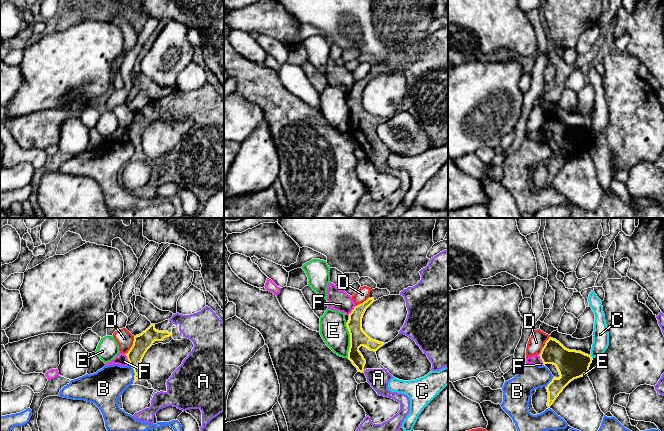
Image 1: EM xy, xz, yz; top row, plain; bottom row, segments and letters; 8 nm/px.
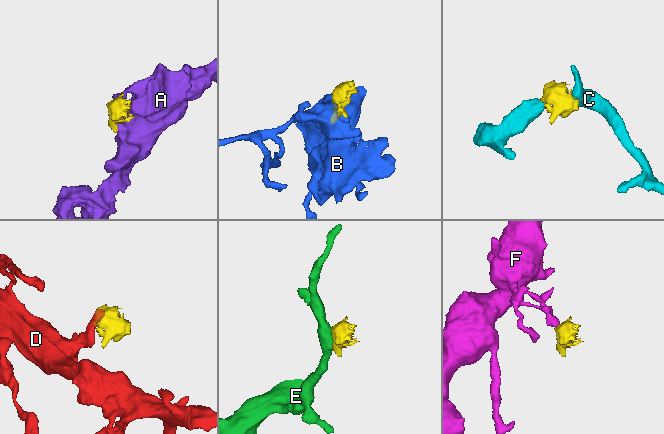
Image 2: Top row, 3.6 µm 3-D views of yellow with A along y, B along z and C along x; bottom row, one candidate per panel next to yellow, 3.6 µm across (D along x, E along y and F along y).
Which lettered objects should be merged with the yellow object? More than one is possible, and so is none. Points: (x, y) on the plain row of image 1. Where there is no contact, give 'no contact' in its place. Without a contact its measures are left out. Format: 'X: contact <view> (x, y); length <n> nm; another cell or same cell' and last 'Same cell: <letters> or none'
A: contact xz (363, 147); length 30 nm; same cell
B: contact xy (134, 147); length 130 nm; another cell
C: contact yz (591, 133); length 30 nm; another cell
D: contact xy (132, 121); length 170 nm; another cell
E: contact xz (350, 116); length 280 nm; another cell
F: contact xy (127, 134); length 100 nm; another cell
Same cell: A

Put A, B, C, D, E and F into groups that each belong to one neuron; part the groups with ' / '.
A / B / C / D / E / F

